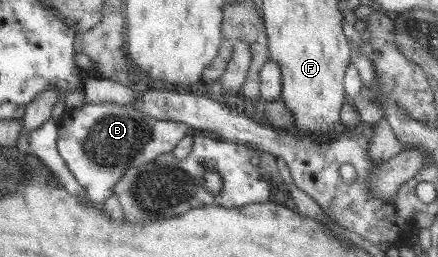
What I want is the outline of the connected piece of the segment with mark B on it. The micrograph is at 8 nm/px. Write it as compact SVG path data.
M114 101L85 103L81 108L69 109L56 125L60 157L87 192L88 199L101 206L132 167L147 165L161 154L171 153L183 137L194 133L188 124L161 123L154 117L142 115L131 103Z

